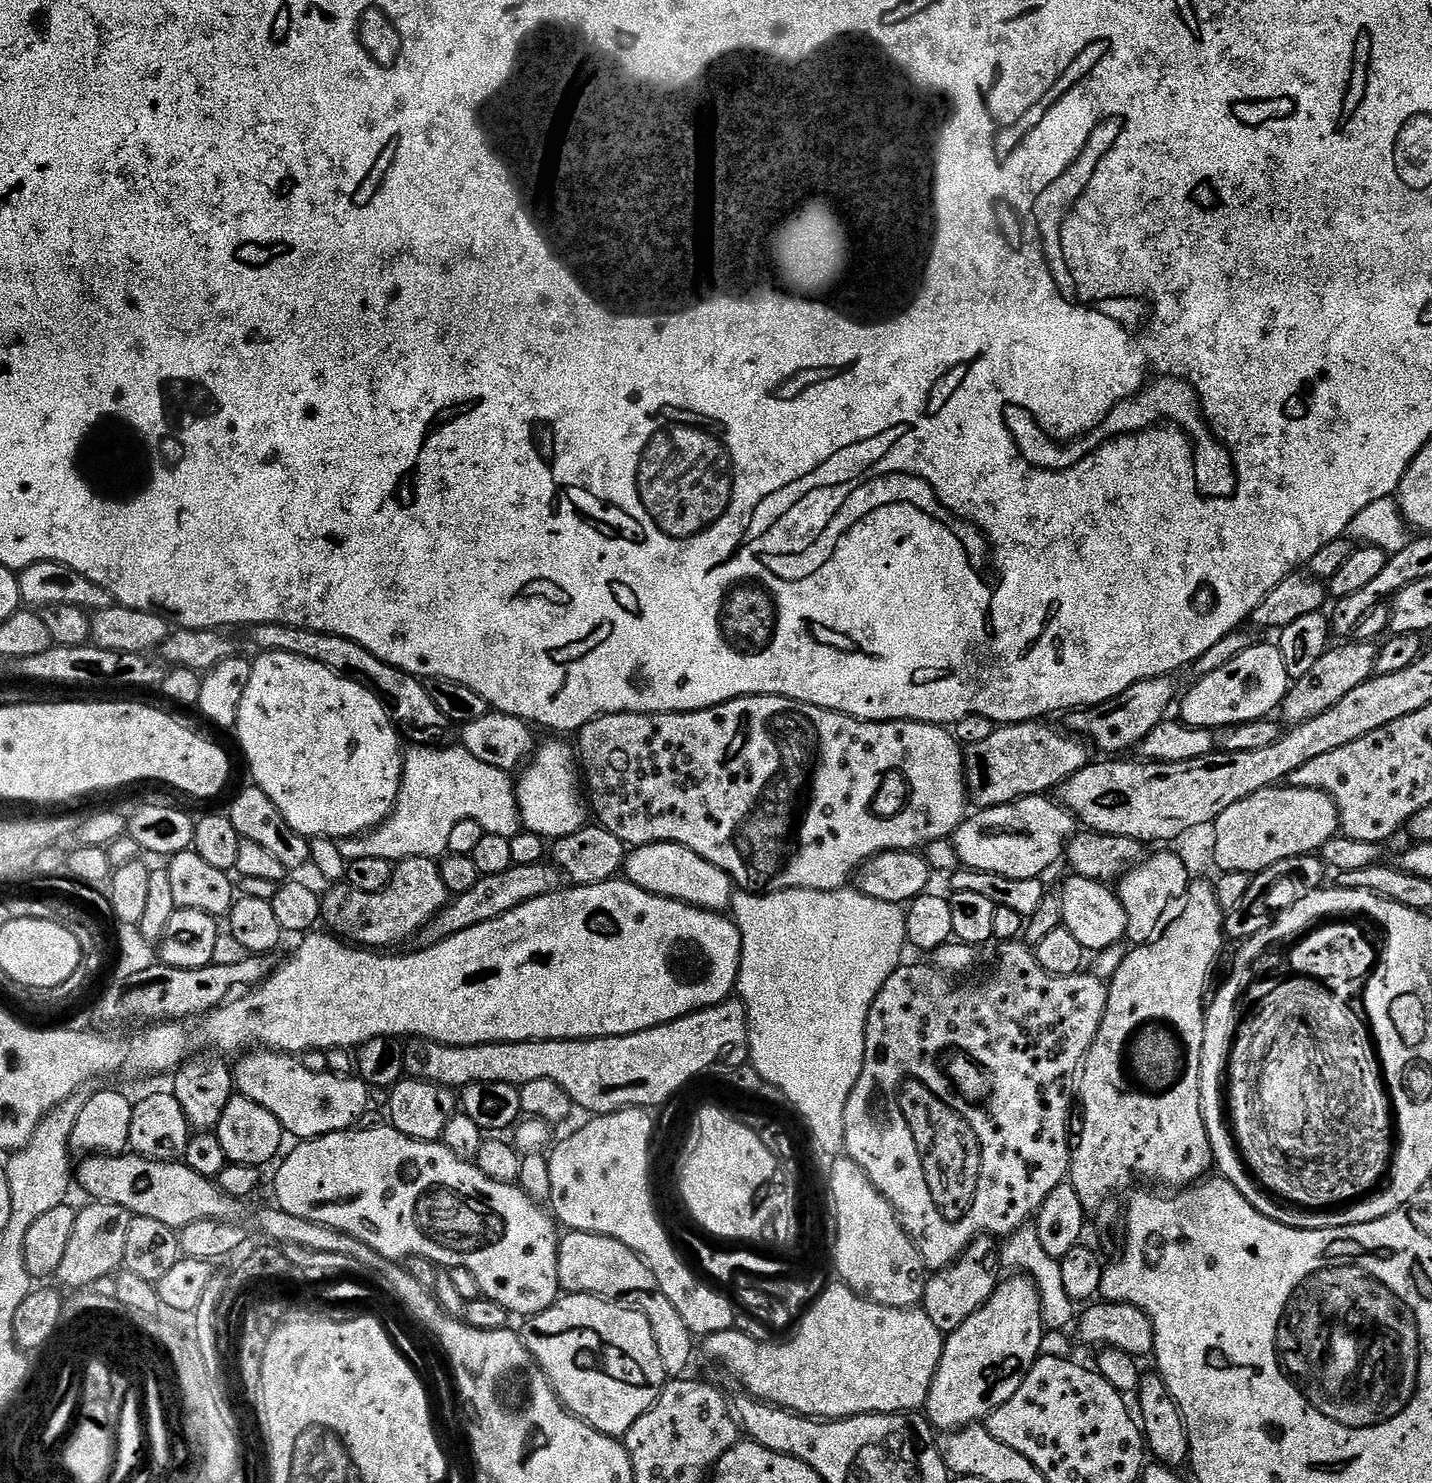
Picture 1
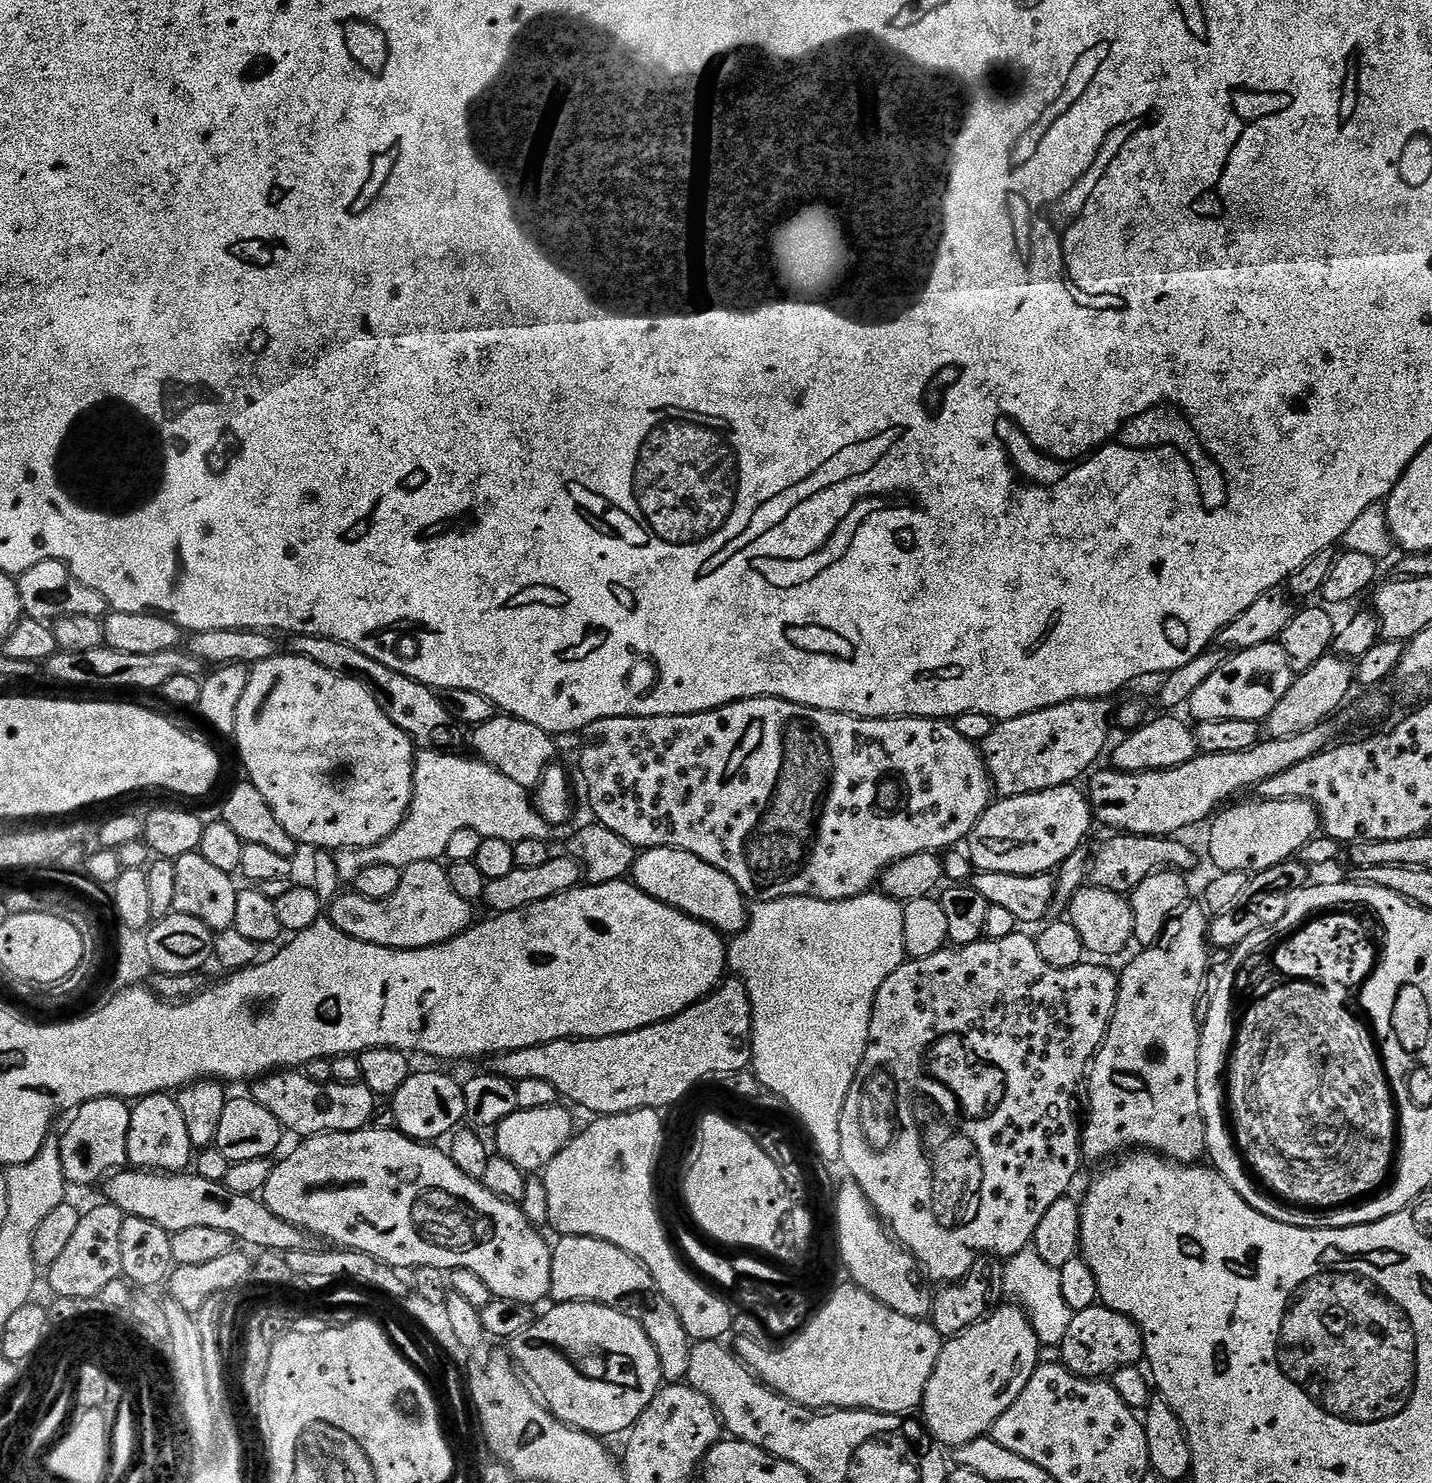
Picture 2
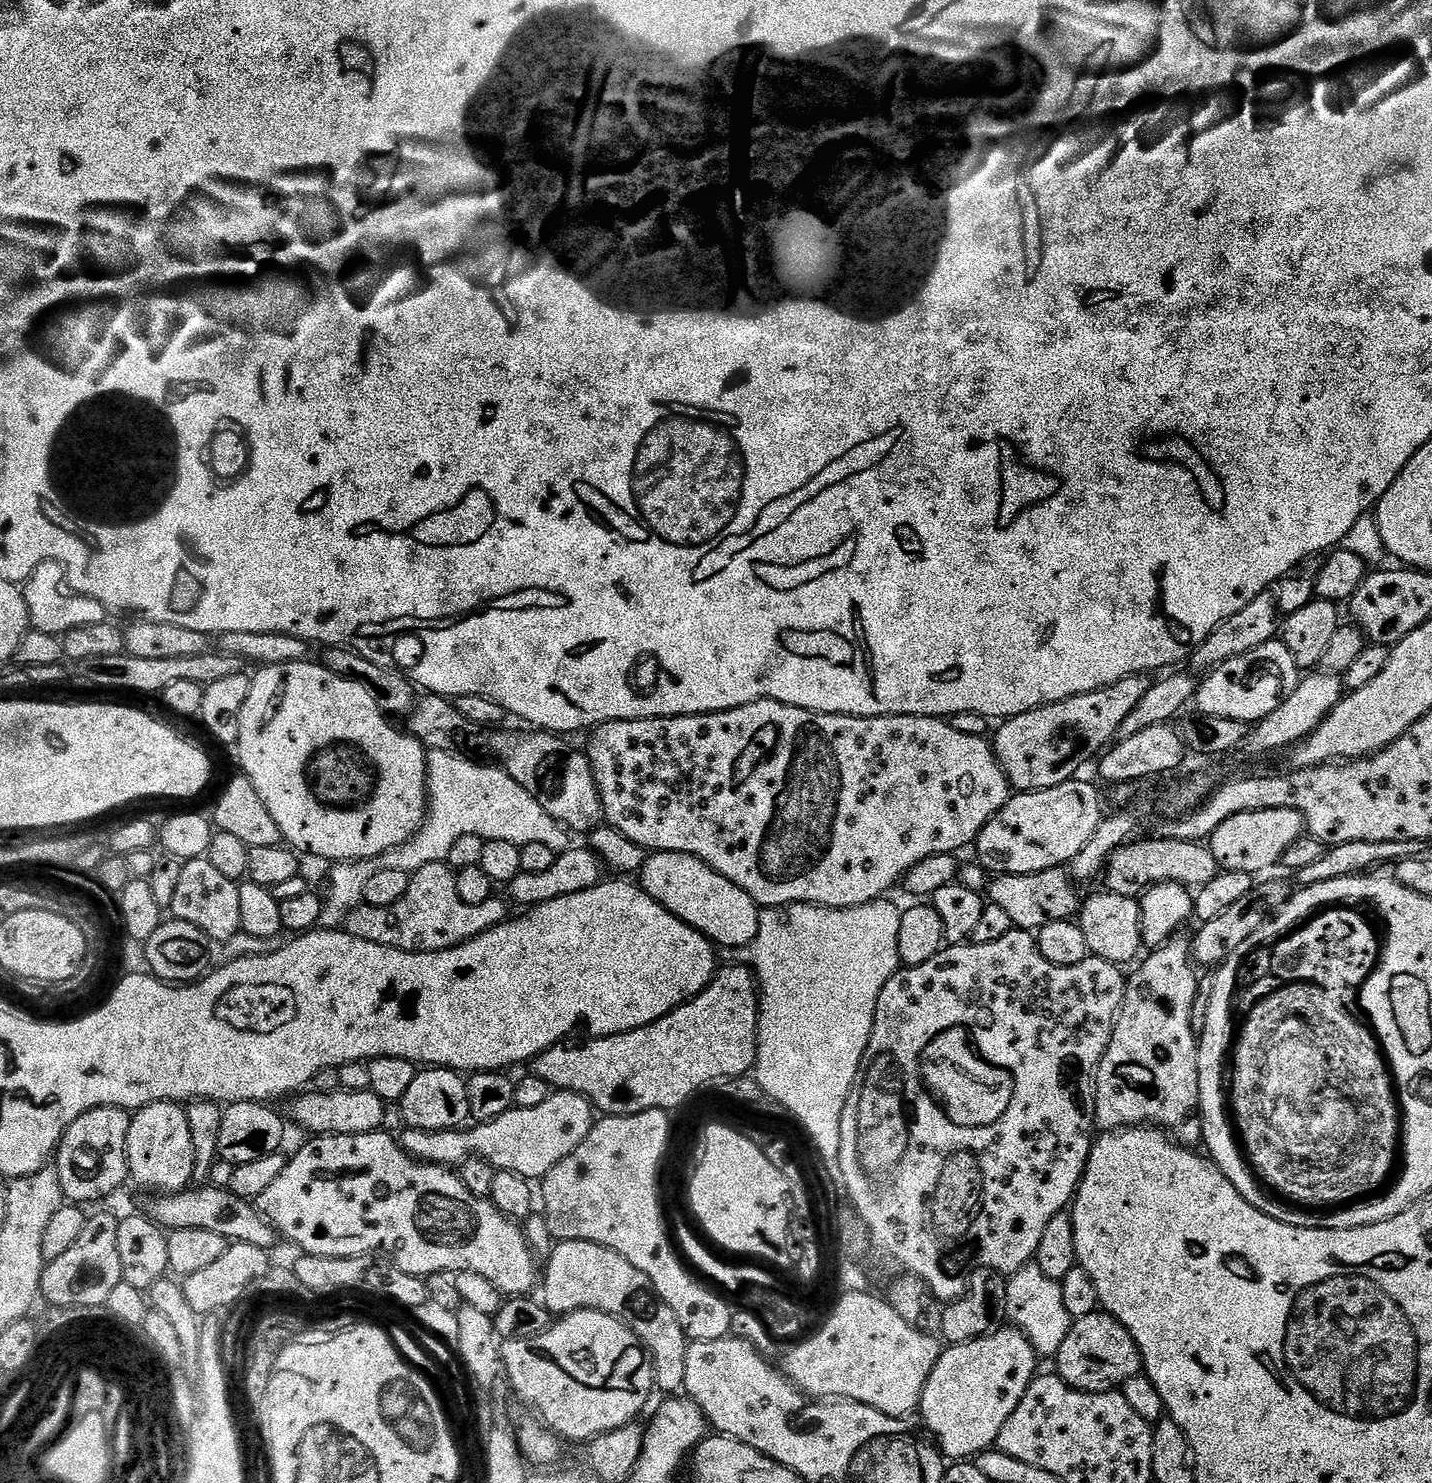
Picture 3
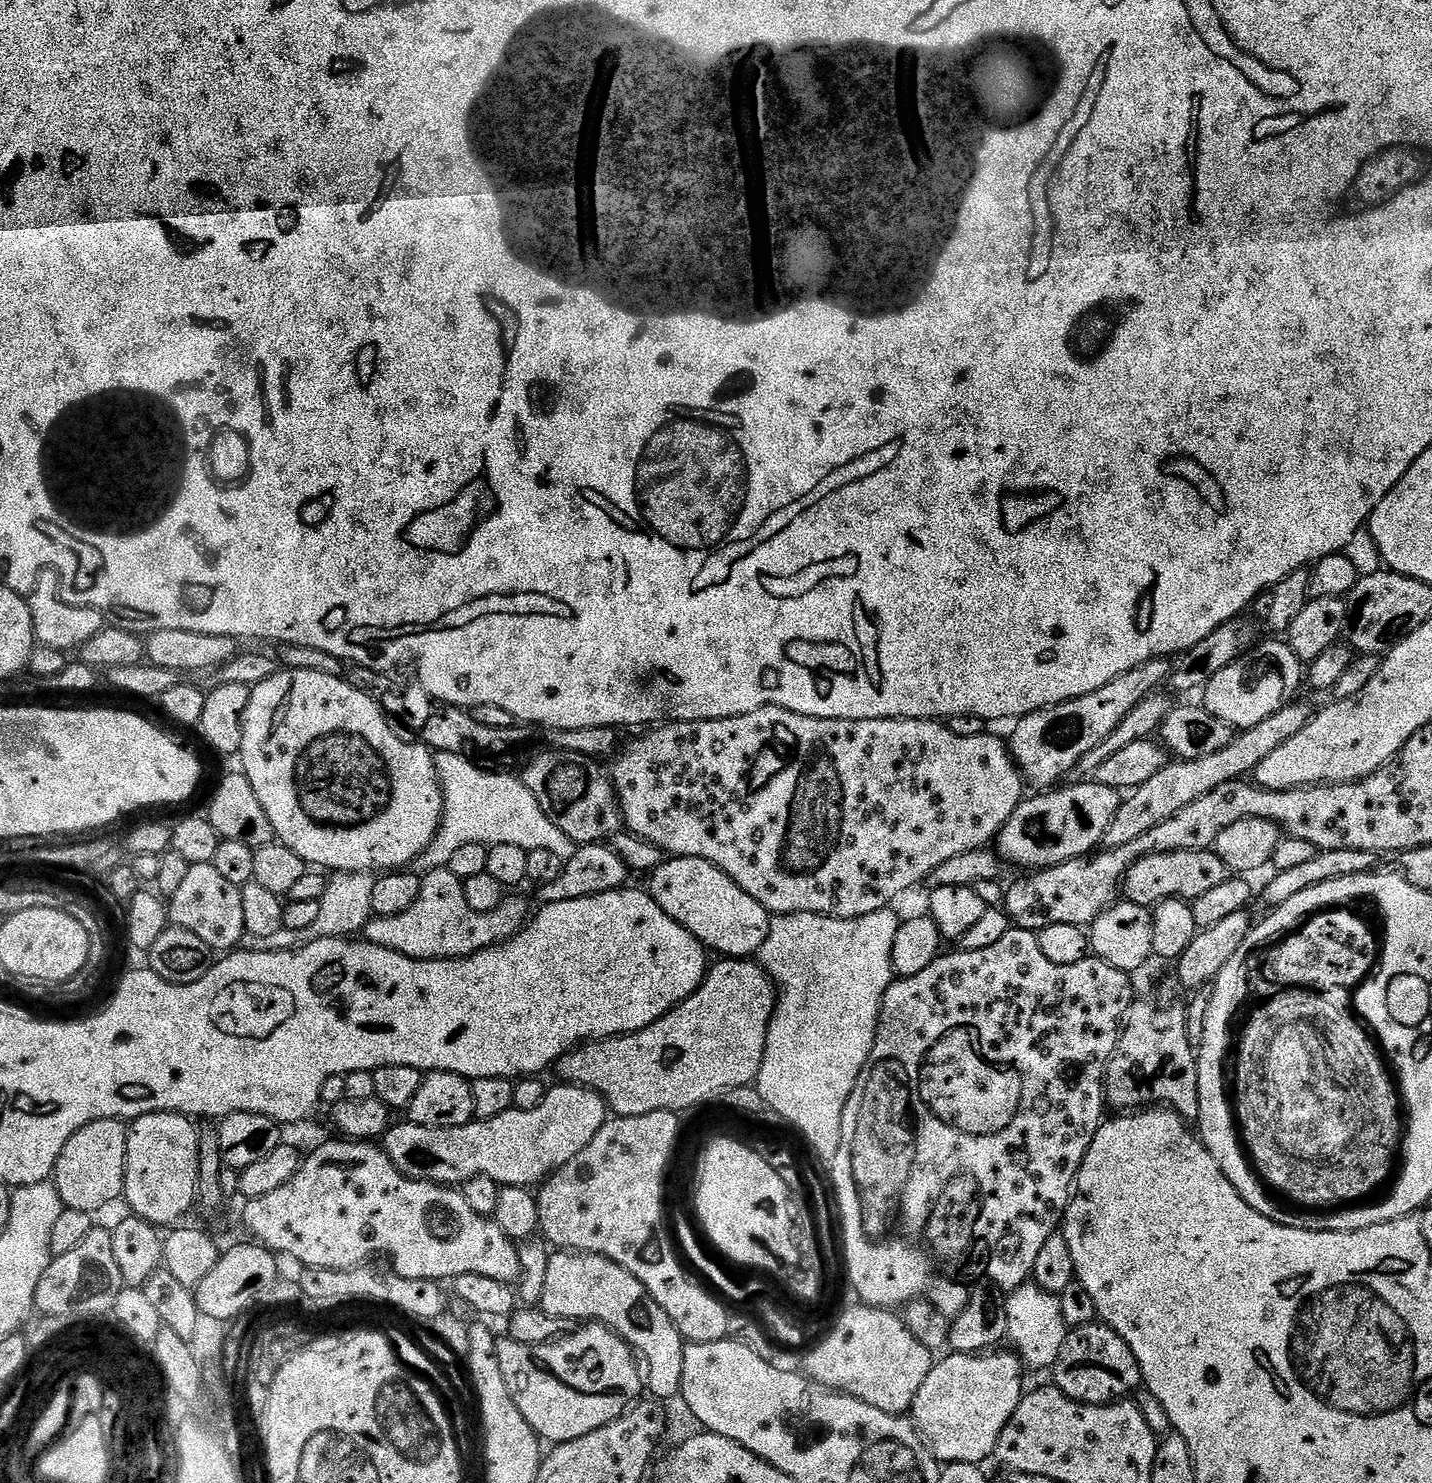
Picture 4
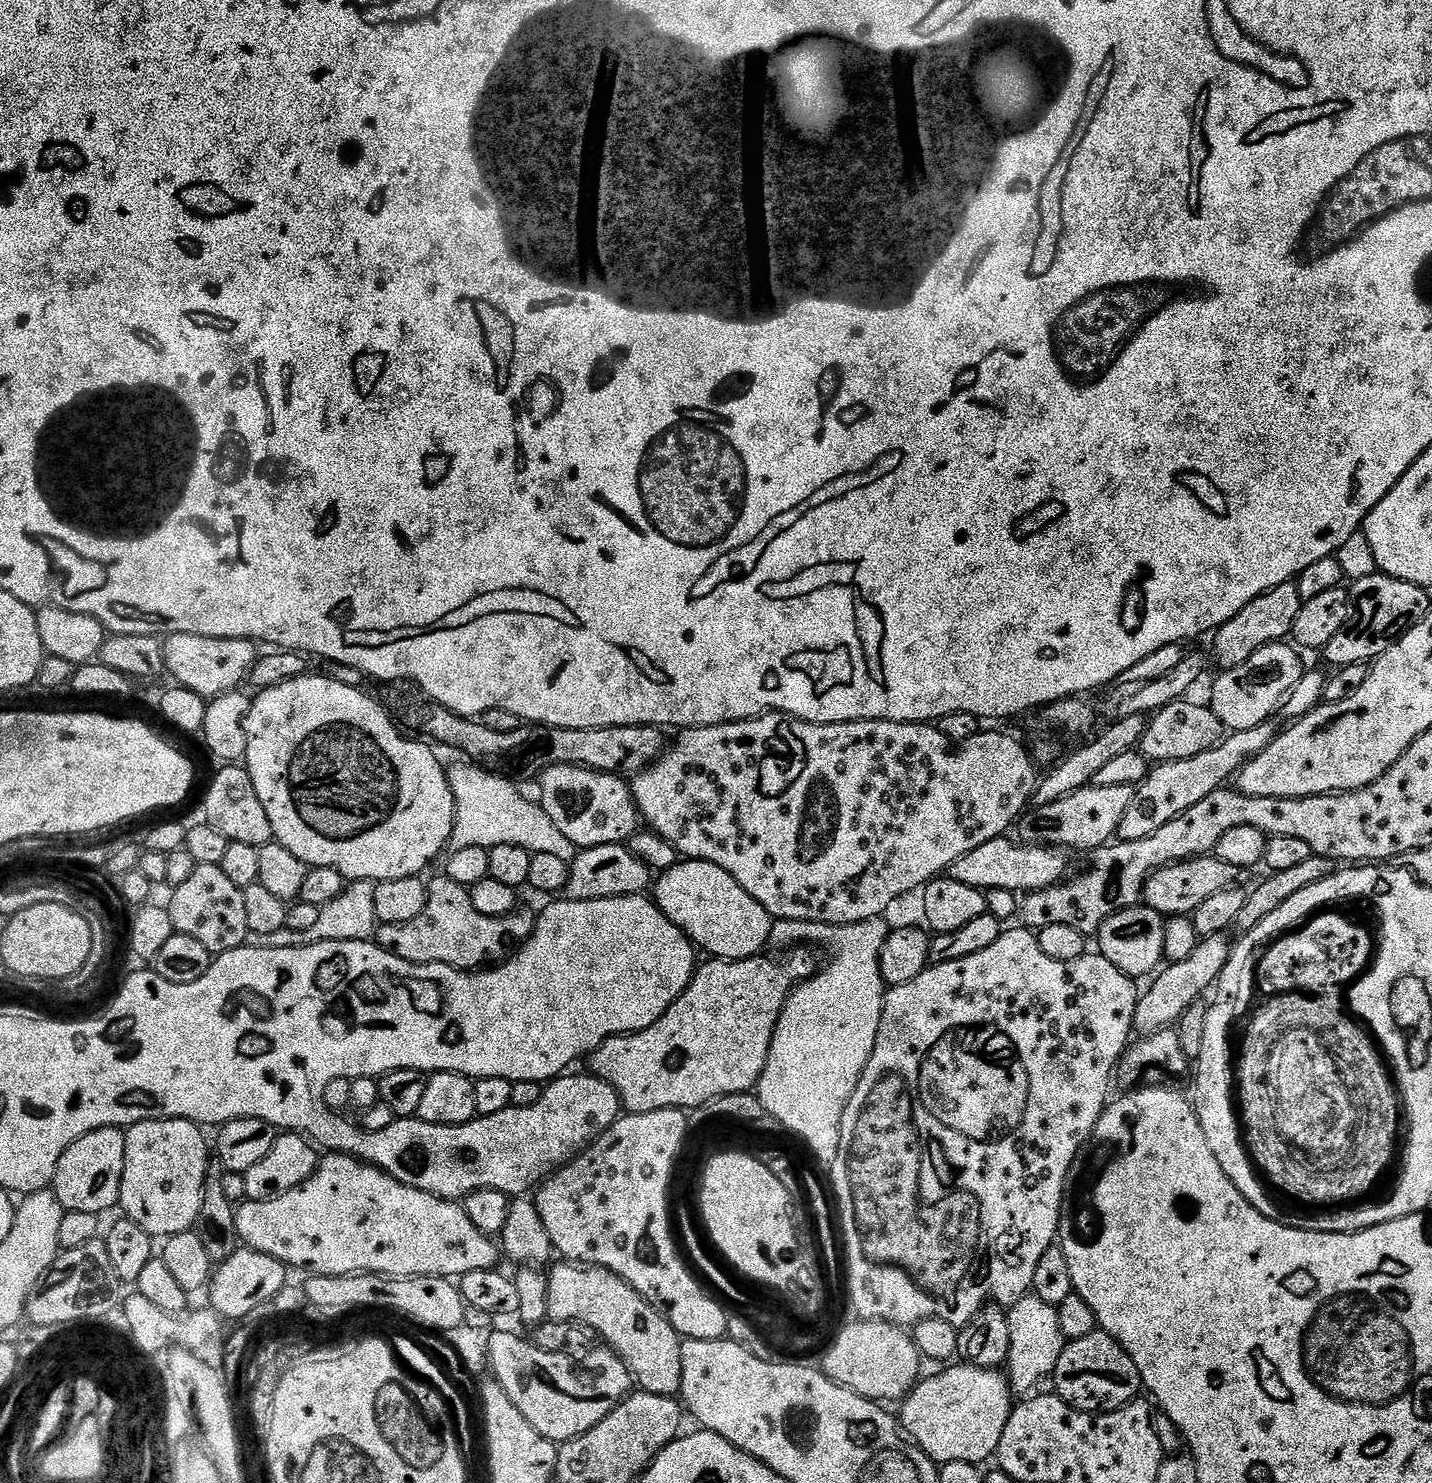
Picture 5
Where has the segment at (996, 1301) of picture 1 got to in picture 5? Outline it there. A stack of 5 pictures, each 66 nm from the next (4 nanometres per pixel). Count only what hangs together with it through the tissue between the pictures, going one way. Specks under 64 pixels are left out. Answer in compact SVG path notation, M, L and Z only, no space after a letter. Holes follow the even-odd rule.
M956 1362L945 1368L948 1368L945 1372L940 1372L929 1380L921 1379L904 1397L899 1405L898 1423L912 1443L935 1460L937 1465L943 1466L950 1462L983 1465L983 1460L991 1461L995 1457L998 1442L1002 1442L1002 1430L1014 1407L1014 1393L1007 1375L995 1368L979 1368L977 1364L967 1362Z

